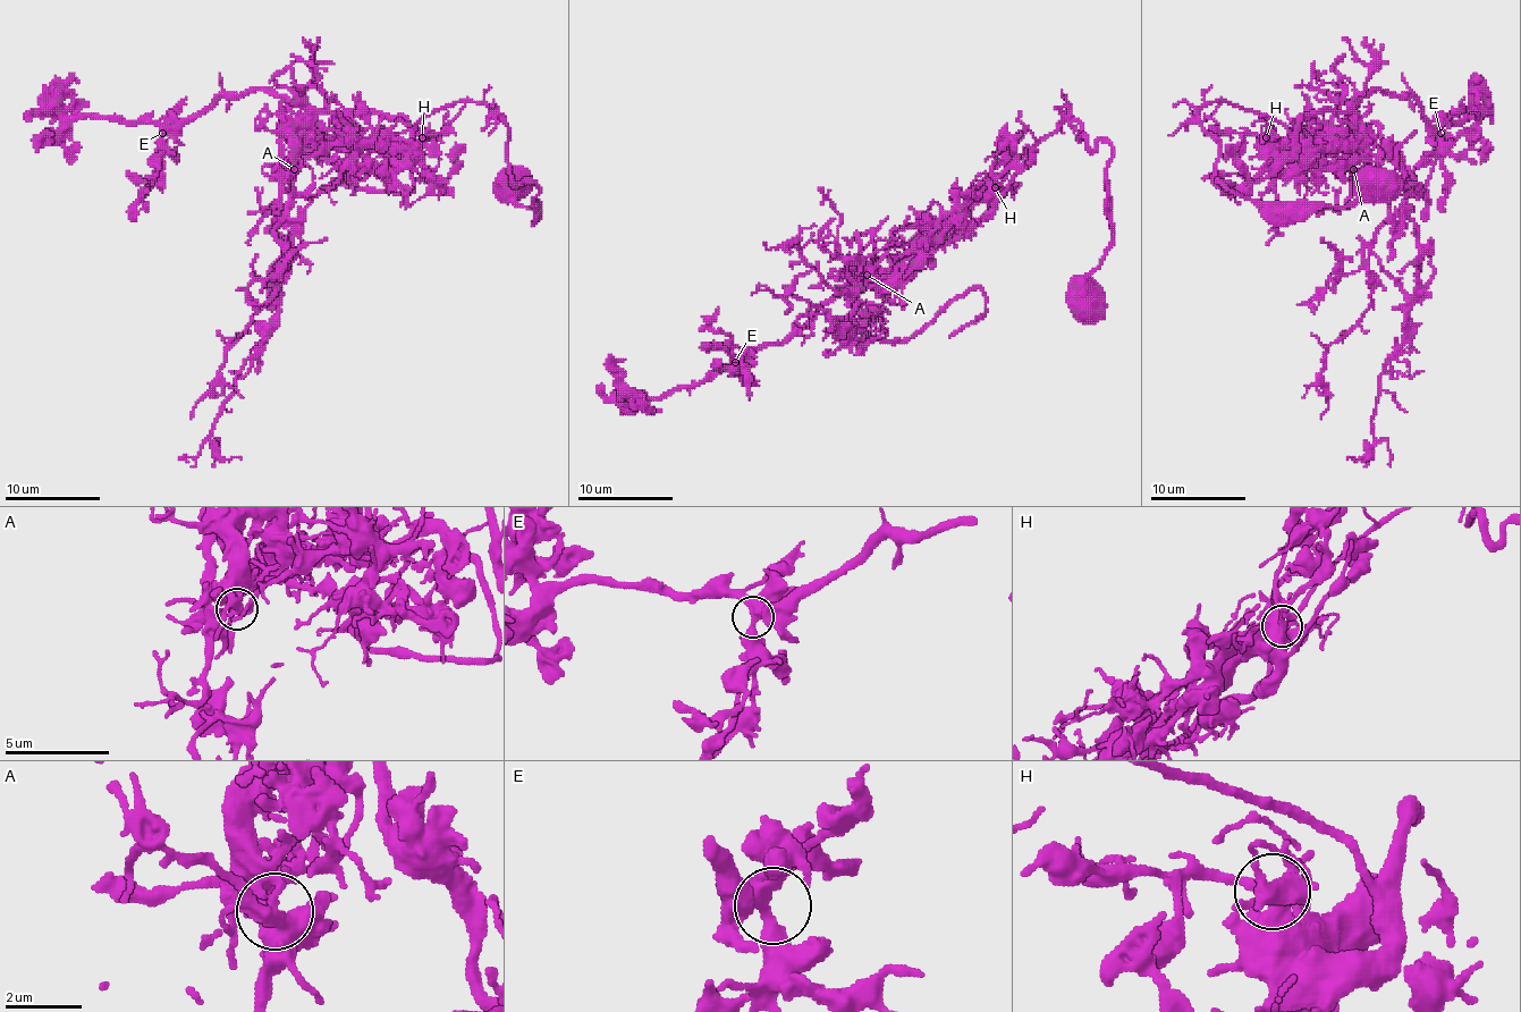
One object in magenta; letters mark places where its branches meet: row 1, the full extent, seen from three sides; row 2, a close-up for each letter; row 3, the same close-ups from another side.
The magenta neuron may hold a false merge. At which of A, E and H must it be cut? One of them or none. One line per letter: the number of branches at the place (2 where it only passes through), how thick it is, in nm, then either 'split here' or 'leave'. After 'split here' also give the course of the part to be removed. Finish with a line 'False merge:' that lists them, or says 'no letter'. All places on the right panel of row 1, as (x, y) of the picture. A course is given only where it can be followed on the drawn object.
A: branches 4; calibre 300 nm; split here; course (1354, 168), (1374, 123), (1402, 174), (1419, 269), (1409, 332), (1380, 376), (1374, 445), (1348, 460)
E: branches 4; calibre 380 nm; leave
H: branches 4; calibre 360 nm; leave
False merge: A

